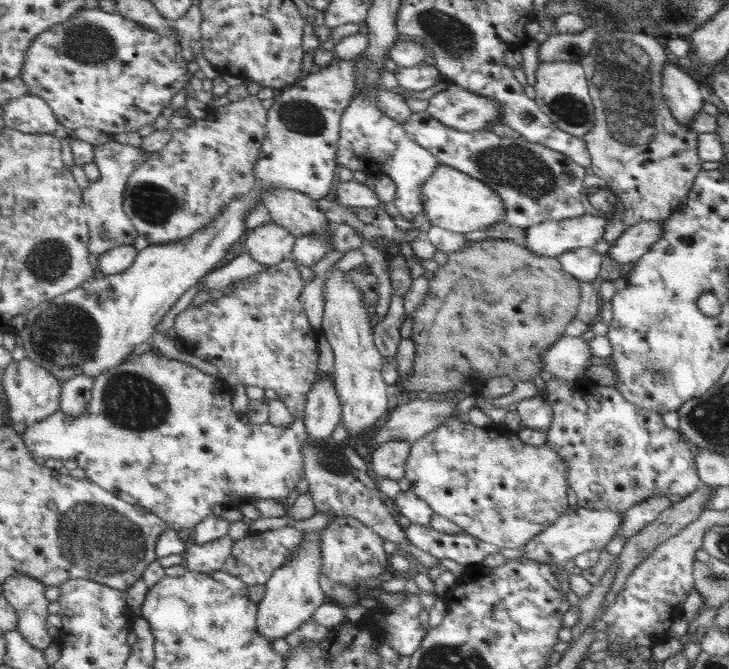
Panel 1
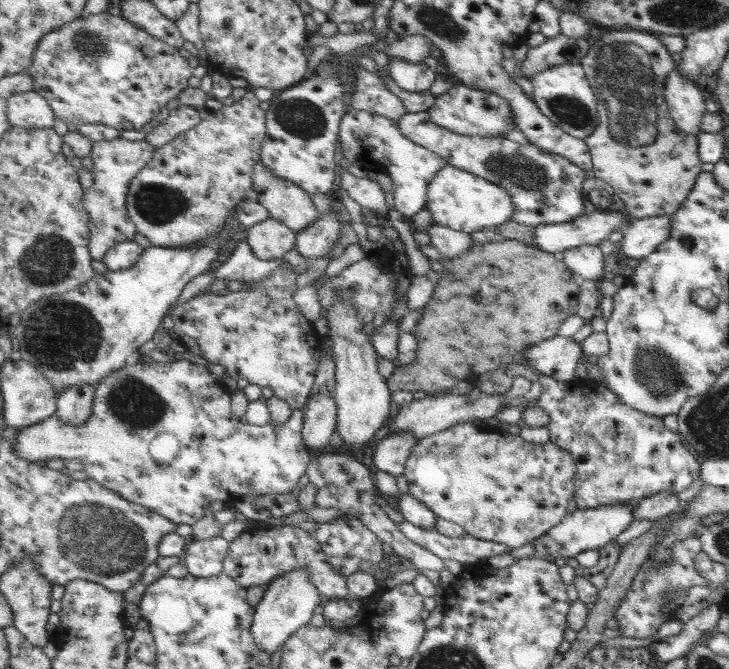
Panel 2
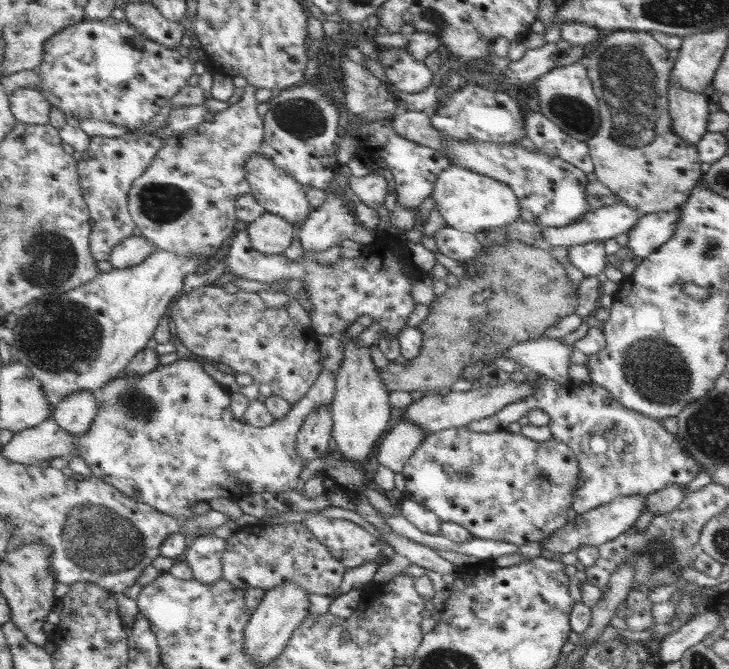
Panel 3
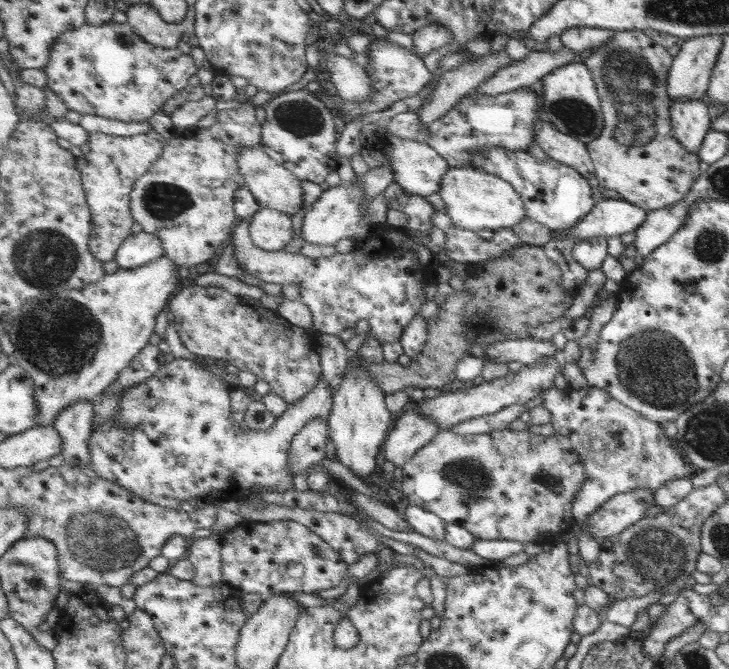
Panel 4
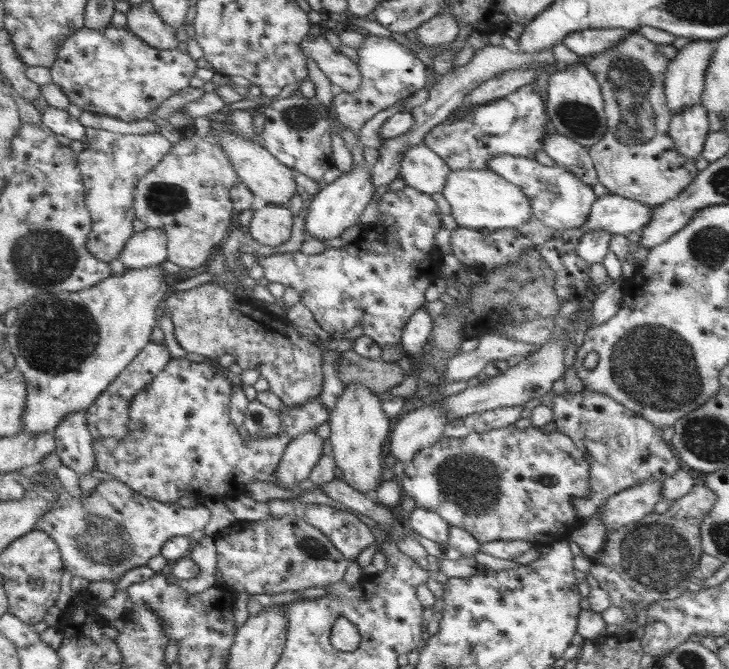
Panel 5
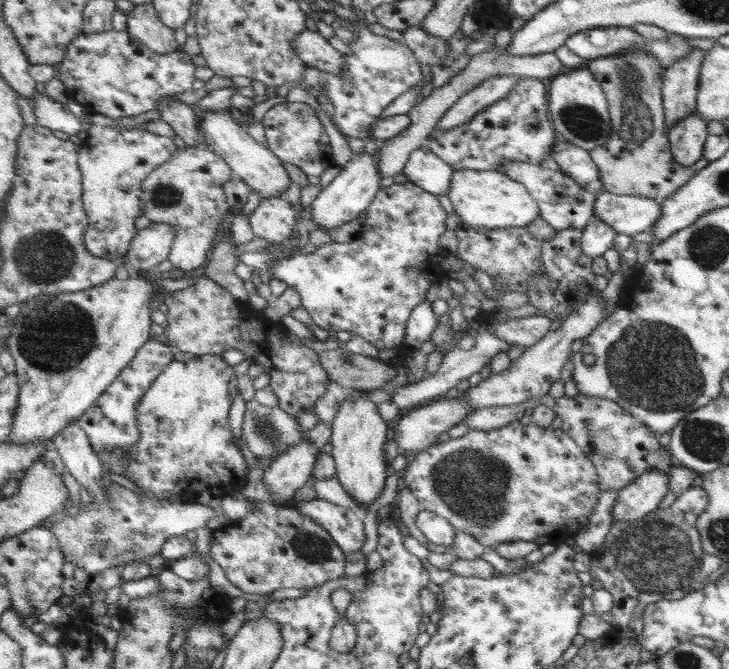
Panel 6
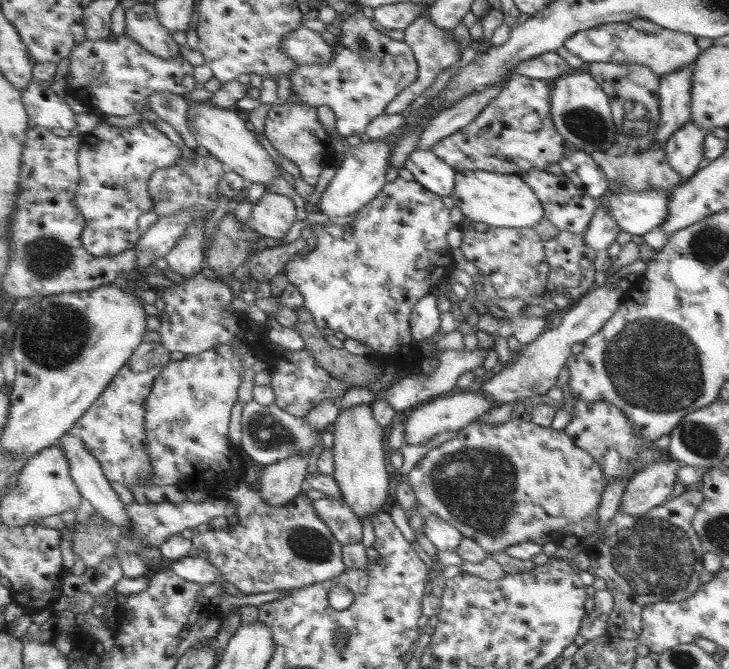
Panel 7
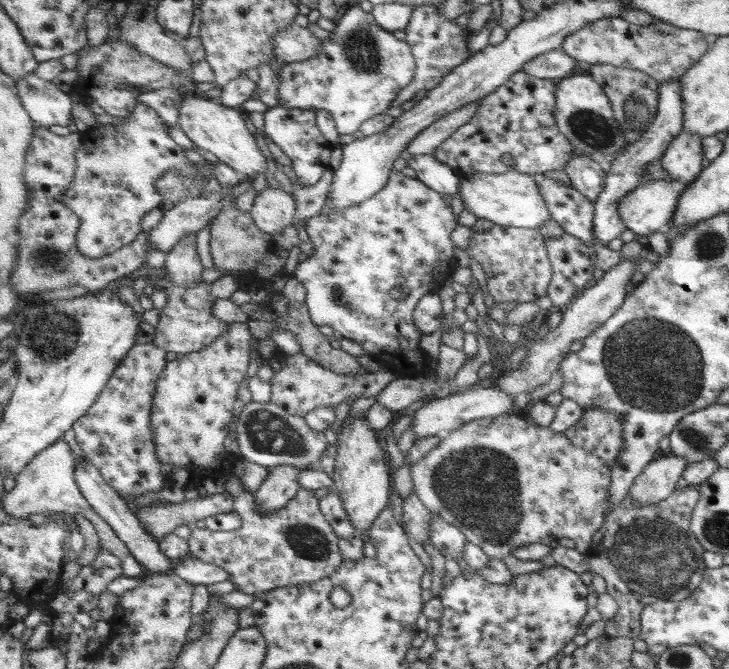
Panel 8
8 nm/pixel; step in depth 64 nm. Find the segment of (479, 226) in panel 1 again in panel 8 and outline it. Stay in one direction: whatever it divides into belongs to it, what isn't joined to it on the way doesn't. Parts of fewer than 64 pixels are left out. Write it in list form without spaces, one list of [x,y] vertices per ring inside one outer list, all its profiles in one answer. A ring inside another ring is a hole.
[[[517,170],[505,174],[471,174],[461,180],[459,194],[465,208],[469,208],[477,218],[491,220],[495,226],[539,230],[543,222],[551,220],[549,208],[539,190],[539,176],[521,174]]]

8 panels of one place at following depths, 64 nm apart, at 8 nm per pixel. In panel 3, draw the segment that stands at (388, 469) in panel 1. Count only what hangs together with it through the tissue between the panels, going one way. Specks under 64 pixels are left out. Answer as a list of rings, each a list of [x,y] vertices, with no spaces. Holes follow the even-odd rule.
[[[401,418],[401,422],[385,434],[381,446],[379,446],[379,464],[391,468],[395,474],[403,474],[407,460],[413,456],[413,450],[431,434],[431,430],[421,428],[419,424]]]

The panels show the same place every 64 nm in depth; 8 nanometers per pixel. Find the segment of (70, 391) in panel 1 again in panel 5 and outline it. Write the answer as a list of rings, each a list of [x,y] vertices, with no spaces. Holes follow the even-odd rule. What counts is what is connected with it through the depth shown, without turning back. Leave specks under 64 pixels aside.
[[[85,412],[73,414],[67,420],[63,420],[63,424],[53,434],[57,436],[55,454],[63,458],[63,466],[73,470],[77,478],[81,476],[93,478],[93,472],[99,472],[95,438],[87,428]]]

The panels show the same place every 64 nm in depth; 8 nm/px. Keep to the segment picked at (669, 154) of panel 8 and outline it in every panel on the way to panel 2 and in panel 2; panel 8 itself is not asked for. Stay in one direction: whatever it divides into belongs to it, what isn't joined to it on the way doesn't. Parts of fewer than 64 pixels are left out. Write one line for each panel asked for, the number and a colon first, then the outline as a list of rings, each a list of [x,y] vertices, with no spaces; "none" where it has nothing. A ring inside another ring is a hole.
2: [[[671,72],[665,80],[665,102],[669,108],[669,118],[673,120],[673,128],[679,134],[697,138],[701,132],[701,122],[705,112],[705,94],[695,88],[691,82],[681,78],[677,72]]]
3: [[[671,88],[667,92],[669,102],[669,116],[671,116],[671,130],[673,134],[687,142],[687,146],[697,146],[701,136],[707,132],[709,122],[709,98],[685,90]]]
4: [[[691,100],[671,104],[669,108],[669,122],[671,122],[671,138],[679,142],[679,146],[689,152],[697,154],[705,134],[711,130],[711,122],[707,116],[707,102]]]
5: [[[699,104],[681,110],[679,114],[671,116],[667,134],[677,154],[681,154],[687,162],[697,160],[703,152],[703,144],[709,134],[707,112]]]
6: [[[693,112],[683,122],[677,122],[667,132],[669,154],[679,168],[691,170],[691,166],[703,158],[703,146],[707,138],[707,124]]]
7: [[[685,124],[683,128],[675,130],[667,140],[663,154],[665,162],[671,170],[681,176],[681,182],[689,180],[697,172],[697,164],[705,158],[703,156],[703,132],[693,124]]]

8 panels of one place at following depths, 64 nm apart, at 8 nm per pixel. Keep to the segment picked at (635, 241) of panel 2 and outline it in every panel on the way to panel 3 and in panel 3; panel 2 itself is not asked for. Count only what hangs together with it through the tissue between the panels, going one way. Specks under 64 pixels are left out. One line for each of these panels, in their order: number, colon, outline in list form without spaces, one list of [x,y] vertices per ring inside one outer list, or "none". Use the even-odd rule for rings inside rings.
3: [[[681,208],[641,216],[637,224],[627,232],[629,236],[627,248],[639,258],[651,256],[659,246],[663,246],[673,236],[679,218],[681,218]]]

